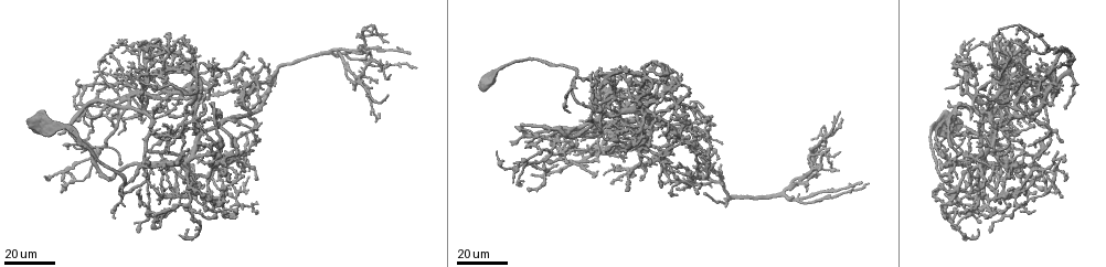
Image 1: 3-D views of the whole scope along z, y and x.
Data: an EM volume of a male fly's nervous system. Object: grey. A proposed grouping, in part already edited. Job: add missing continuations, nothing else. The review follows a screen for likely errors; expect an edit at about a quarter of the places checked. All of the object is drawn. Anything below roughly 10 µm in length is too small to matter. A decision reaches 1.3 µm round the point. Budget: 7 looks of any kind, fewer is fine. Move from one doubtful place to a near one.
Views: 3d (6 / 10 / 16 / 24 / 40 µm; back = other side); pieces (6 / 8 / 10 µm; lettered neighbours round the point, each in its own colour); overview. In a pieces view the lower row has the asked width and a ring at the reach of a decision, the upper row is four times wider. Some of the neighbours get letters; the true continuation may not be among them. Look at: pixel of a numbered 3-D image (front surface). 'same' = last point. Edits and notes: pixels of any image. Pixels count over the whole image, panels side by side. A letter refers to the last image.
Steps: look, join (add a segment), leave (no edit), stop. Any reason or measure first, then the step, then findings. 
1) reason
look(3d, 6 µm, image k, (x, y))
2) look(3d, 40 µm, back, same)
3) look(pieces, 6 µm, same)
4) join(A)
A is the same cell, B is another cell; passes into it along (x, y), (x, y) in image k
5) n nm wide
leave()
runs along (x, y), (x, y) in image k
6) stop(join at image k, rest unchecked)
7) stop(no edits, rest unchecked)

thin end
look(3d, 16 µm, image 1, (533, 165))

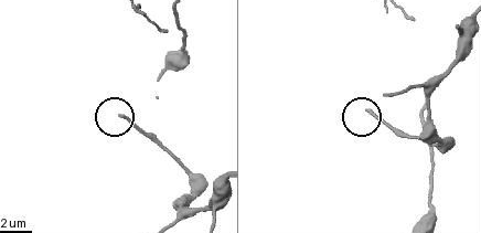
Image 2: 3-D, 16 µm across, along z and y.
look(pieces, 6 µm, image 2, (122, 114))

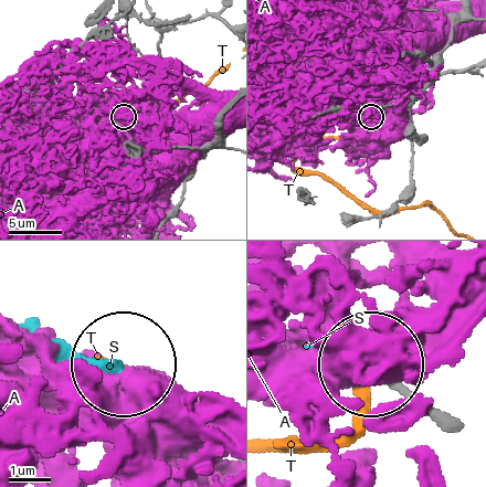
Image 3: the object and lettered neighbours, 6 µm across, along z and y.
150 nm wide
join(S)
S is the same cell, A and T are other cells; it goes on there

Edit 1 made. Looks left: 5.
tapers out
look(3d, 24 µm, image 1, (182, 183))

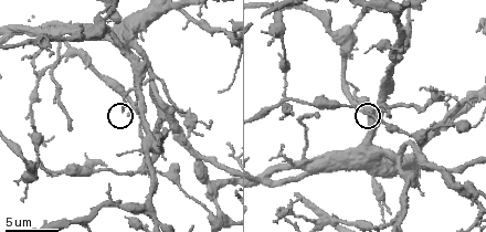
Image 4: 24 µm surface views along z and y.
what lies round it
look(pieces, 6 µm, image 4, (122, 111))

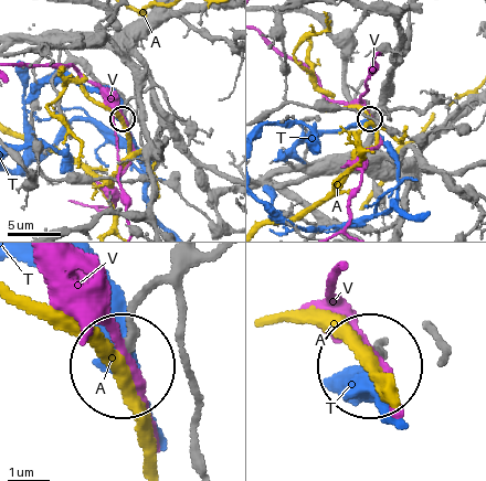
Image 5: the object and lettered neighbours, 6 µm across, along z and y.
170 nm wide
leave()
A, T and V are other cells; none of them fits

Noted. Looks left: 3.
an open end
look(3d, 24 µm, image 1, (1011, 178))

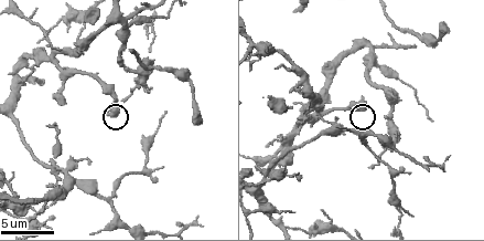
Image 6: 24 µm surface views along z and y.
look(pieces, 6 µm, image 6, (356, 108))

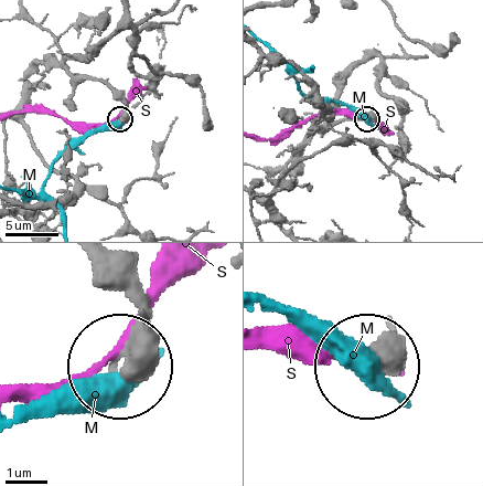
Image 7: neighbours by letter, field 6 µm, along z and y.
390 nm wide
leave()
M and S are other cells; no lettered segment goes on from it

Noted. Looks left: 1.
look(pieces, 6 µm, image 4, (363, 100))

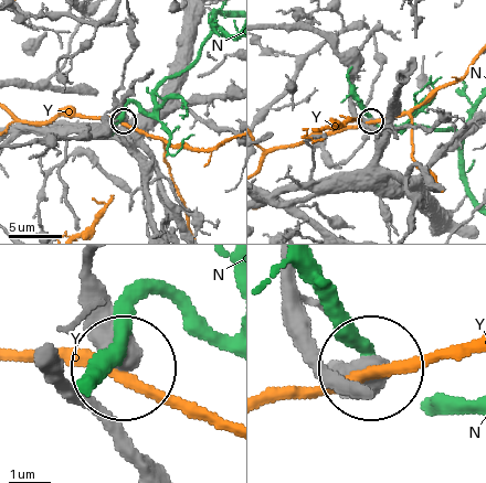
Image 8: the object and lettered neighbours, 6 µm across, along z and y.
leave()
N and Y are other cells; runs along (129, 17), (133, 54), (115, 96), (124, 119) in image 8; none of them fits

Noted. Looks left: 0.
stop(join at image 3, rest unchecked)

